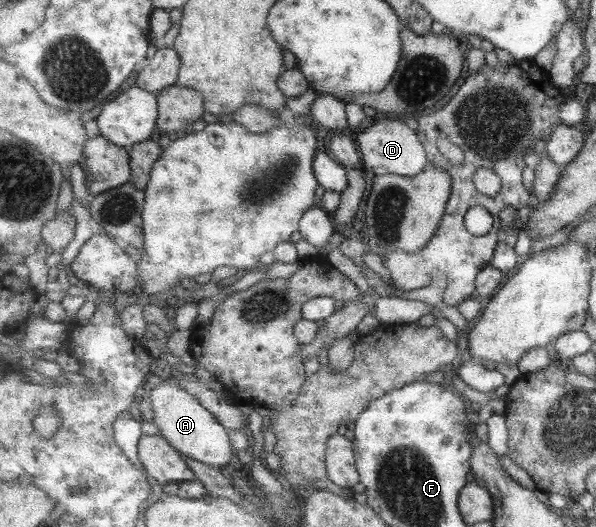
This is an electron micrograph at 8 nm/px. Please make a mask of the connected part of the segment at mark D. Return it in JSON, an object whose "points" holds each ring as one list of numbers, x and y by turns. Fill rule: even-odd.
{"points":[[383,121,383,123,368,123,358,132,356,137,362,161,366,167,377,171,392,173,402,176,416,176,423,173,430,164,428,152,418,136,417,130,401,121]]}

